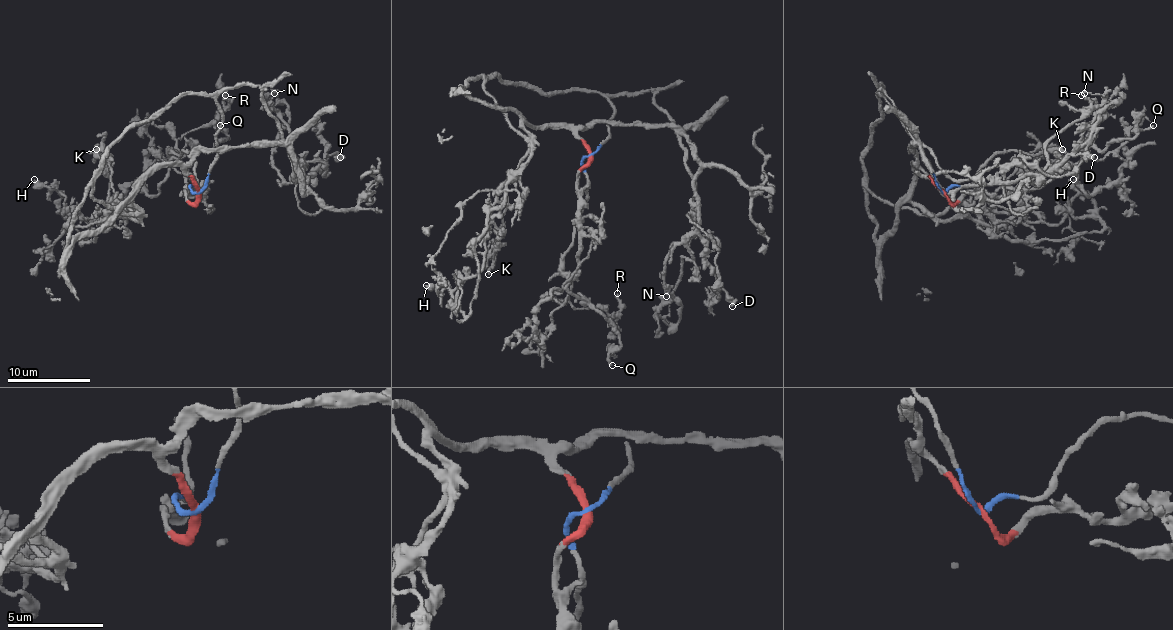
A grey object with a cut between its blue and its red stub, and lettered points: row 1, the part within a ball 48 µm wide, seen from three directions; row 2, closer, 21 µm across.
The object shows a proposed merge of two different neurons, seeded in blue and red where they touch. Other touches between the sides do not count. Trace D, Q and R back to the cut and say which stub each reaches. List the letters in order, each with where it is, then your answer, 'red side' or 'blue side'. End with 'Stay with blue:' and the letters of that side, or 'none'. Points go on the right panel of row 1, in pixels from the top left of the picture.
D: (1094, 157) | red side
Q: (1153, 125) | red side
R: (1081, 95) | blue side
Stay with blue: R

